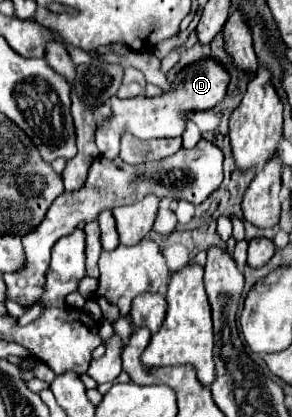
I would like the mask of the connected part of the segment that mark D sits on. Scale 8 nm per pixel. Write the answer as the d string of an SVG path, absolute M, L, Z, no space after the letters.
M203 59L199 63L193 63L185 67L177 79L173 81L173 87L169 93L163 93L159 97L131 97L131 99L119 99L111 97L111 117L97 123L95 131L95 145L103 157L115 157L117 145L123 133L131 133L139 139L159 139L159 137L181 137L185 131L185 117L191 111L205 111L215 107L215 103L221 103L227 95L227 83L229 75L227 71L213 59Z

